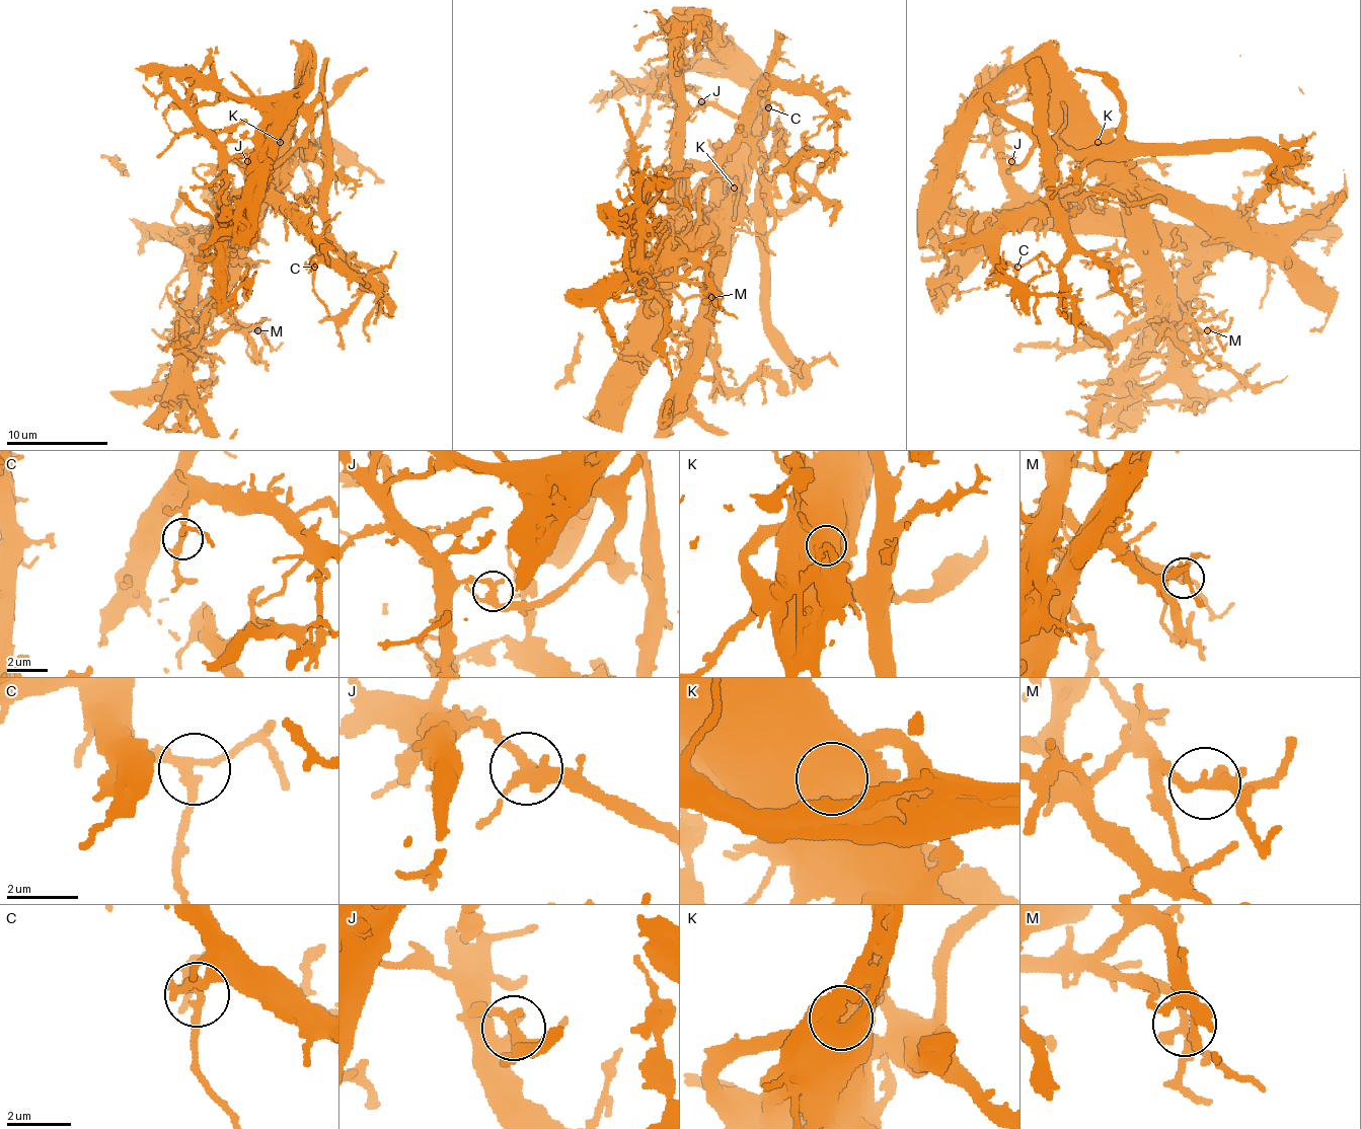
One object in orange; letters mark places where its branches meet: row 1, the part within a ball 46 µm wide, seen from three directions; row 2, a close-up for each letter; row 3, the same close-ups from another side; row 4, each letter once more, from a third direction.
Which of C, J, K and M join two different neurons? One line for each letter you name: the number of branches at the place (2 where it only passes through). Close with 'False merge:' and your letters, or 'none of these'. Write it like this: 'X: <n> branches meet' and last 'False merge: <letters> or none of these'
J: 3 branches meet
K: 1 branches meet
False merge: J, K

